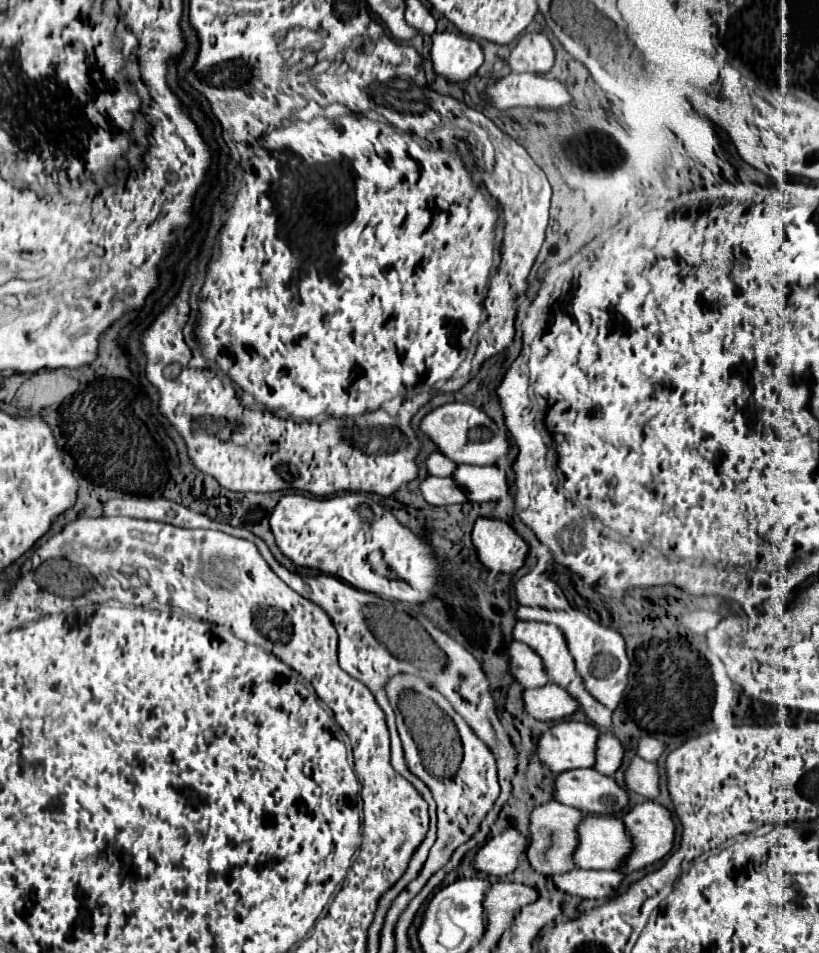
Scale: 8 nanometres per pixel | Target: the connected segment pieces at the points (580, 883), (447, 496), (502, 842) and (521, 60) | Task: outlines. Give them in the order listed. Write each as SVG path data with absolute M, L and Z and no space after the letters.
M573 869L567 873L559 873L549 877L551 883L569 895L577 895L581 899L603 899L619 887L623 875L617 871L581 871Z
M427 477L419 483L419 489L429 505L451 505L451 503L463 503L467 501L461 491L457 491L457 485L451 477Z
M507 829L489 839L473 857L473 869L489 877L503 877L519 867L519 855L525 839L517 829Z
M525 33L507 57L507 65L517 73L547 73L555 63L555 51L543 33Z

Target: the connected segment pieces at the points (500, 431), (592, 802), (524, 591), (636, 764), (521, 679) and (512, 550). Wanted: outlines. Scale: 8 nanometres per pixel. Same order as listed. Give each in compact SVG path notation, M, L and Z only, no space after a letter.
M447 403L433 411L429 411L419 429L439 447L439 451L455 463L467 465L495 465L507 451L509 441L503 427L493 423L483 411L473 407L471 403Z
M593 769L559 773L553 779L553 799L593 815L619 815L629 801L623 787Z
M525 575L515 583L515 597L519 605L533 605L555 611L569 607L559 585L547 577L537 575Z
M633 757L625 771L625 787L627 787L627 791L639 793L645 799L655 799L659 795L657 765L649 763L641 757Z
M513 641L507 645L507 655L509 655L509 673L521 687L533 689L533 687L543 687L549 683L545 679L545 669L541 667L541 659L525 647L525 643Z
M477 519L471 541L477 557L495 573L515 573L527 555L527 543L499 519Z

